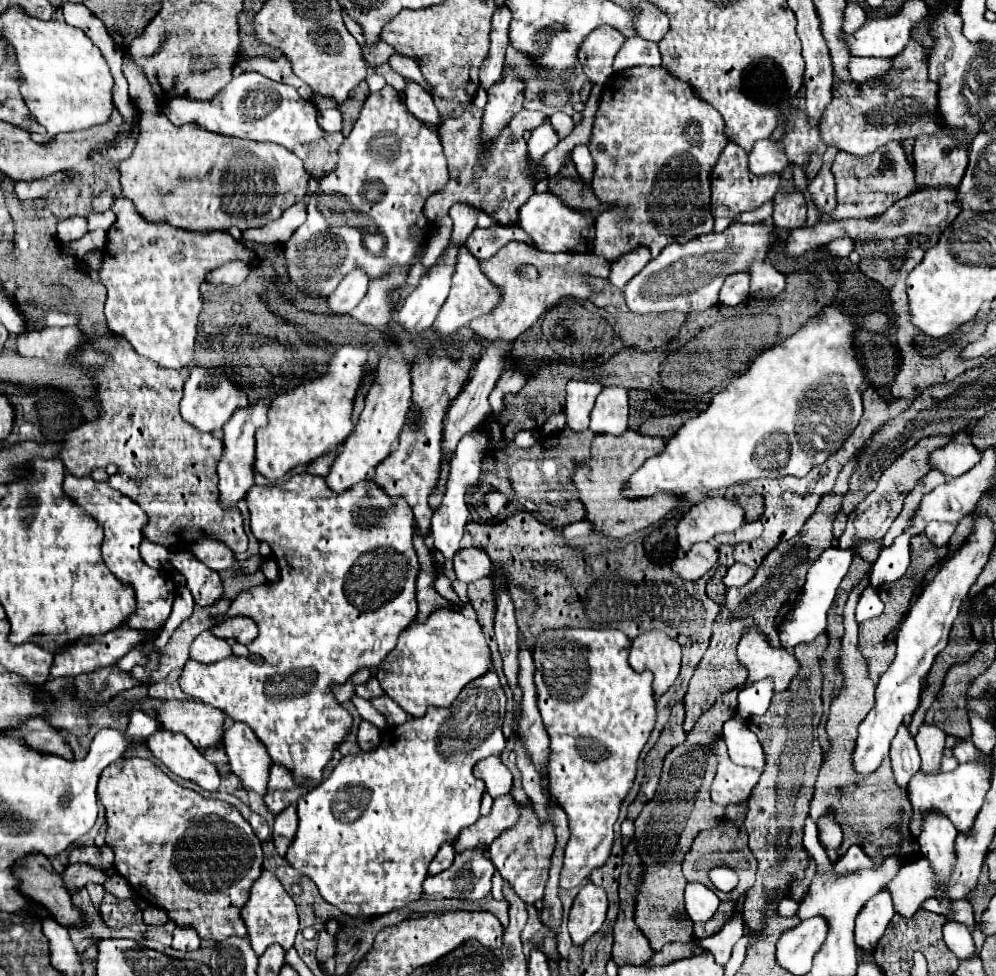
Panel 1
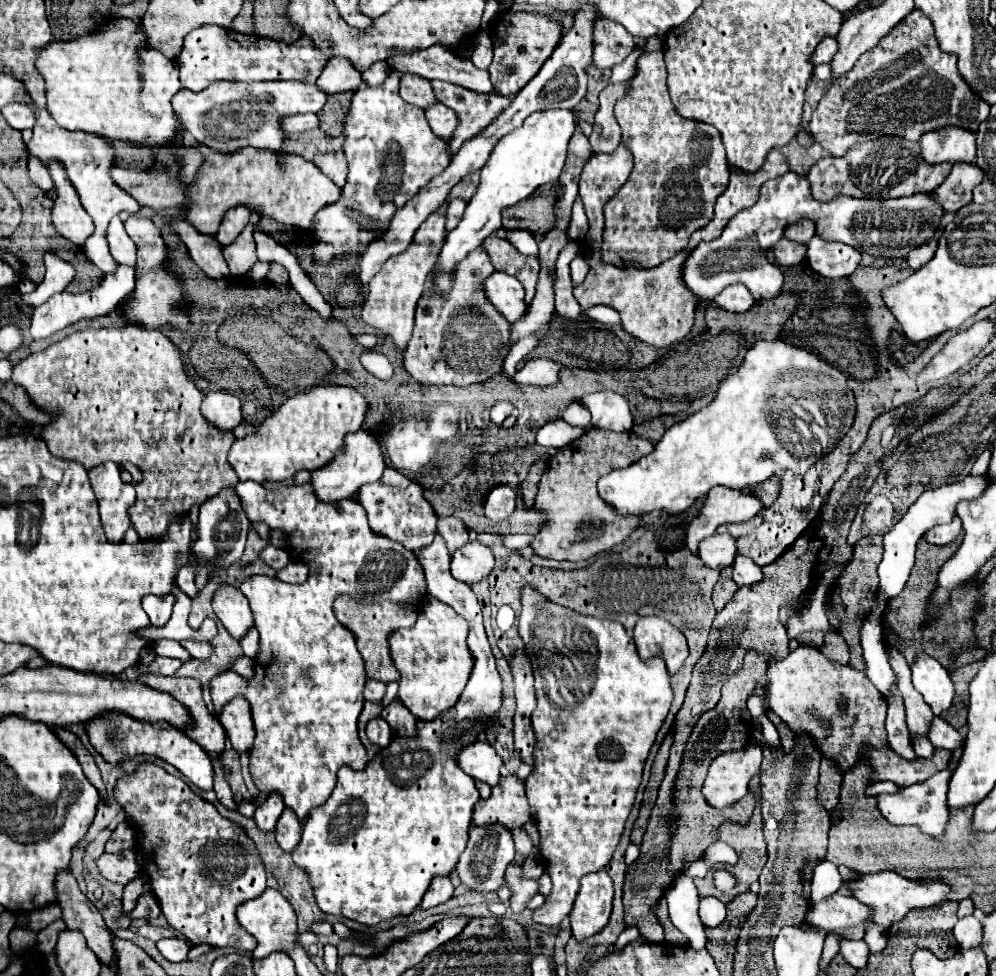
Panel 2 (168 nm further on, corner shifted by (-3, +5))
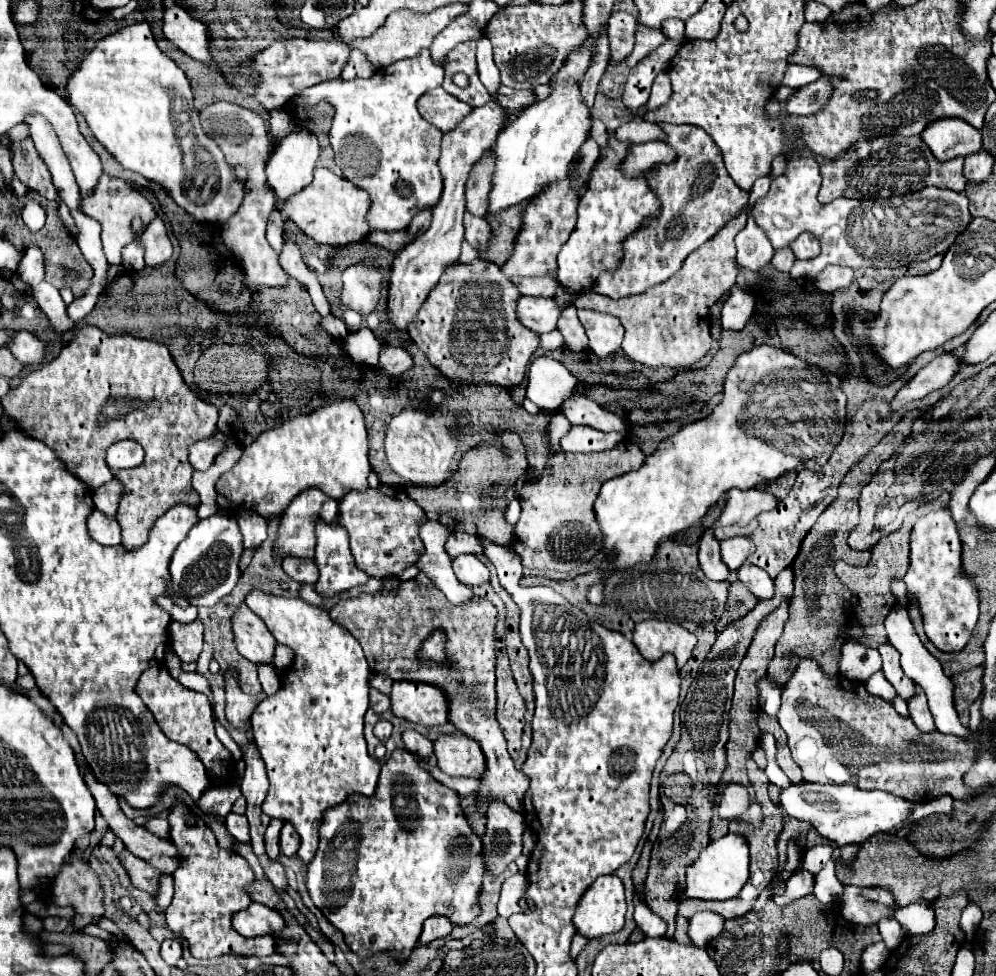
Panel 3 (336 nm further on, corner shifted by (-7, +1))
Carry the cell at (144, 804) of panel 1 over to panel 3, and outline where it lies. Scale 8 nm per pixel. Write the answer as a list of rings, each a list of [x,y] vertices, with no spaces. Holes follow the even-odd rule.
[[[178,803],[170,815],[170,839],[184,855],[180,867],[174,873],[174,899],[166,909],[168,927],[188,941],[188,949],[196,959],[210,959],[220,955],[246,955],[266,957],[276,953],[276,939],[271,934],[260,937],[240,937],[232,929],[232,915],[252,901],[244,889],[254,881],[254,873],[244,857],[228,853],[218,847],[218,841],[204,821],[196,821],[196,827],[186,825],[188,809]]]

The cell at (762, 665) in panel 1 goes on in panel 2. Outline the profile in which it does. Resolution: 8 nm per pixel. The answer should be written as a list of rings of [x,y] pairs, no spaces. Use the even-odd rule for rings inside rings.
[[[800,645],[800,651],[792,651],[780,663],[768,663],[766,679],[768,683],[764,689],[770,699],[770,709],[782,721],[786,721],[794,733],[810,733],[816,739],[820,751],[826,757],[838,761],[842,773],[846,773],[856,763],[860,753],[866,751],[866,745],[870,747],[870,761],[876,769],[876,781],[894,781],[902,787],[932,777],[950,761],[950,751],[946,749],[936,749],[934,757],[928,761],[904,761],[892,753],[884,733],[884,719],[888,709],[884,697],[876,693],[876,687],[872,681],[868,681],[866,673],[854,671],[848,665],[832,665],[814,647]],[[842,701],[848,703],[846,713],[838,711]]]

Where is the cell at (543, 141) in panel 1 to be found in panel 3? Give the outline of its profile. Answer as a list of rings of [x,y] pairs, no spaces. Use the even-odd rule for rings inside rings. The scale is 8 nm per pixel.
[[[574,79],[552,81],[552,93],[542,103],[524,109],[514,117],[500,133],[496,141],[496,173],[490,193],[488,213],[518,205],[534,197],[542,185],[564,177],[570,161],[574,159],[580,145],[588,139],[592,117],[580,95],[580,83]]]

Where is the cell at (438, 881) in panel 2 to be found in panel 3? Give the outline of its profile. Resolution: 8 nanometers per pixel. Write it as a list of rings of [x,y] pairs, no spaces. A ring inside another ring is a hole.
[[[432,917],[424,925],[420,943],[428,945],[430,941],[436,941],[436,939],[442,939],[442,937],[450,935],[450,931],[452,931],[452,925],[450,925],[450,921],[446,917]]]

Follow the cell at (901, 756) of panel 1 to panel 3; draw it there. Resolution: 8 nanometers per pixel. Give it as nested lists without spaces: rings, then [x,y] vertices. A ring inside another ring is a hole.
[[[882,673],[870,675],[870,677],[864,681],[864,687],[868,689],[868,693],[872,691],[872,695],[878,695],[878,697],[882,697],[882,699],[886,699],[886,701],[892,701],[892,697],[896,695],[896,691],[892,689],[892,685],[888,685],[888,681],[886,681],[886,677],[884,677]]]

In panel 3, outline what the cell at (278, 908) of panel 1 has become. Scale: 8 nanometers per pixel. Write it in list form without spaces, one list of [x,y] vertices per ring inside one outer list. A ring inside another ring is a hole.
[[[252,903],[250,907],[238,911],[232,917],[232,927],[242,937],[260,937],[274,933],[276,929],[282,929],[284,919],[274,909],[268,909],[266,905],[260,903]]]

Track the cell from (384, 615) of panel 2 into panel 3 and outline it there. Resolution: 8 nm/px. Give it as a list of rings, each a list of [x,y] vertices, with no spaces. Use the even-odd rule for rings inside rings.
[[[420,573],[418,577],[414,577],[412,581],[400,583],[396,593],[364,593],[360,597],[354,599],[344,599],[340,603],[336,603],[330,609],[330,619],[342,627],[346,627],[352,637],[362,645],[364,649],[364,657],[370,665],[372,673],[384,673],[394,681],[406,679],[406,681],[414,681],[414,683],[426,683],[426,685],[436,685],[444,691],[444,697],[448,701],[448,721],[462,731],[464,735],[468,735],[470,739],[474,739],[476,743],[480,743],[484,759],[486,759],[486,769],[480,777],[480,789],[494,789],[492,795],[504,799],[512,809],[522,811],[522,797],[524,791],[528,789],[528,777],[518,771],[512,763],[512,757],[508,755],[506,749],[506,739],[502,735],[502,729],[498,727],[496,721],[496,691],[494,691],[494,669],[496,669],[496,653],[494,653],[494,645],[496,645],[496,619],[498,619],[498,609],[488,601],[488,599],[470,599],[462,605],[452,605],[444,593],[440,593],[440,589],[436,589],[436,585],[428,579],[426,573]],[[432,629],[440,629],[446,635],[446,657],[448,657],[448,665],[440,665],[440,663],[430,663],[430,661],[420,661],[418,659],[418,651],[420,645],[424,643],[426,637],[430,637]]]

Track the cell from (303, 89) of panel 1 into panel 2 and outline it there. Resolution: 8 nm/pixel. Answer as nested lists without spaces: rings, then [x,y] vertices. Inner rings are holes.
[[[204,25],[194,29],[184,39],[182,53],[178,57],[180,83],[190,91],[206,89],[212,81],[232,79],[232,81],[270,81],[270,79],[294,79],[302,83],[314,83],[324,69],[324,55],[314,49],[312,41],[306,37],[296,43],[274,41],[256,35],[244,35],[232,29]]]

